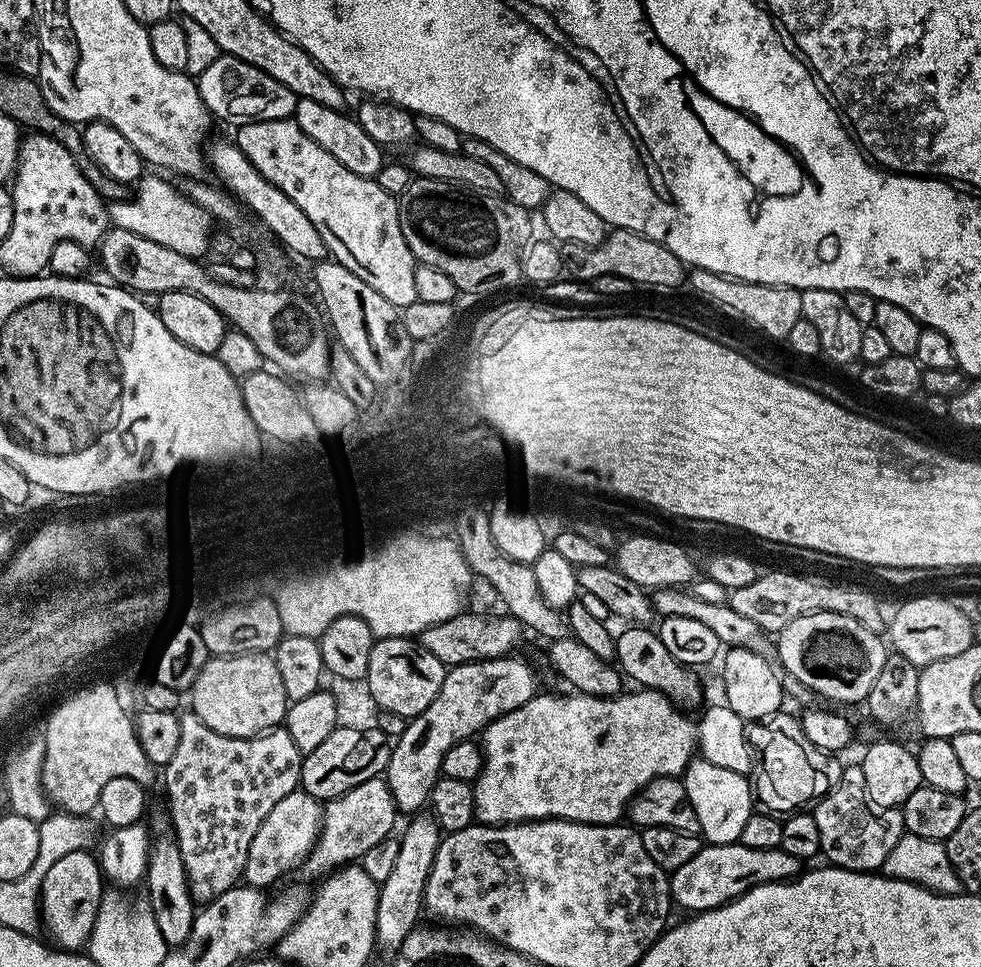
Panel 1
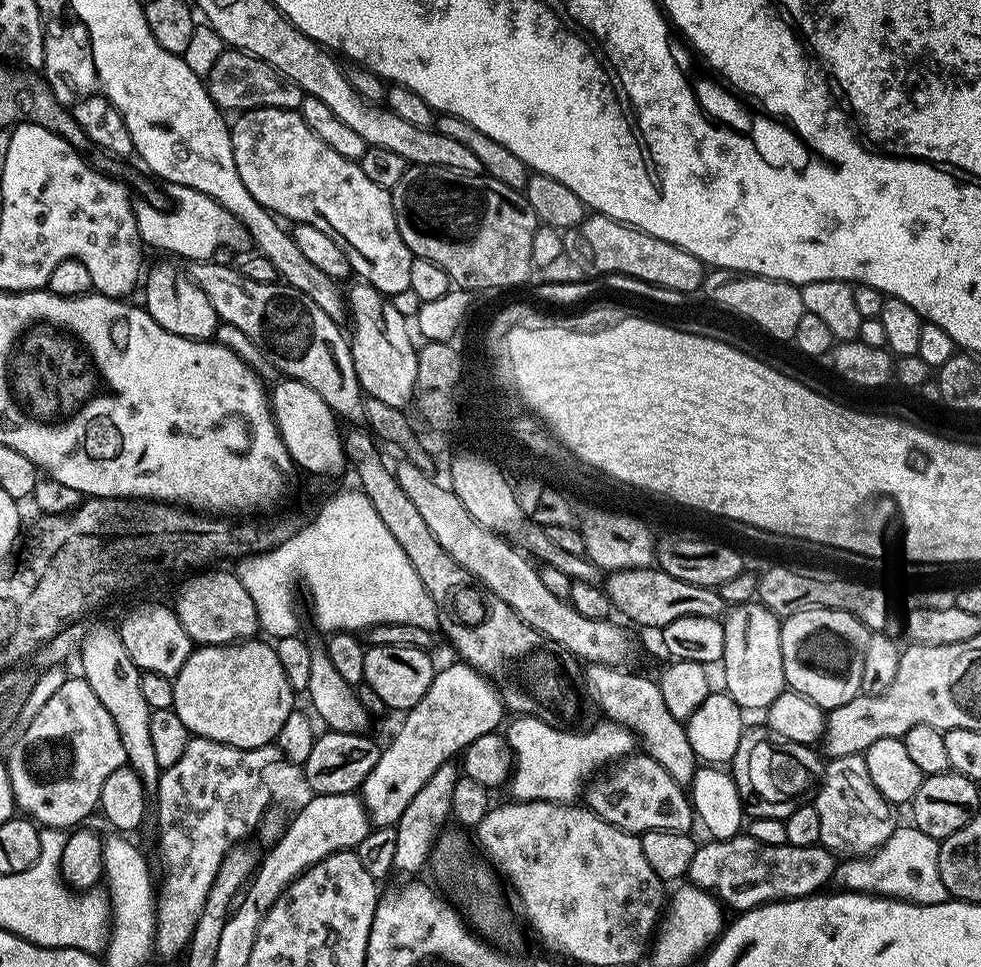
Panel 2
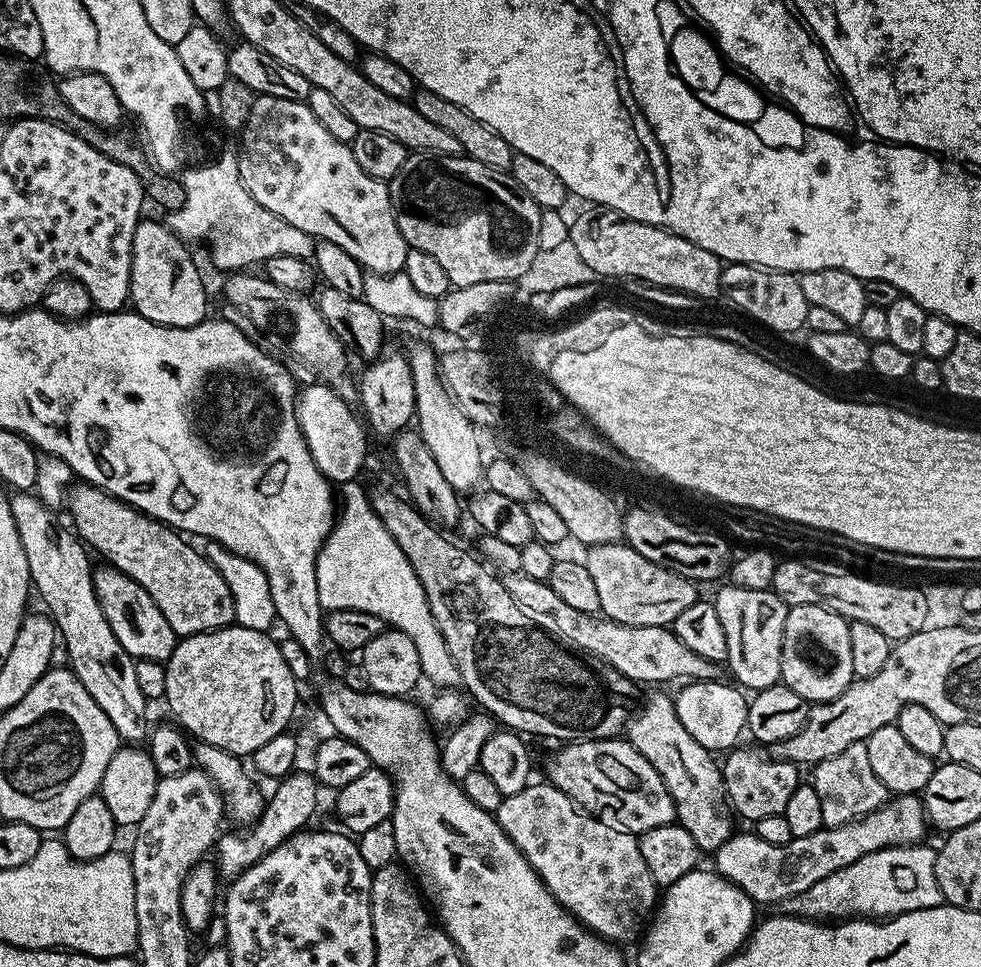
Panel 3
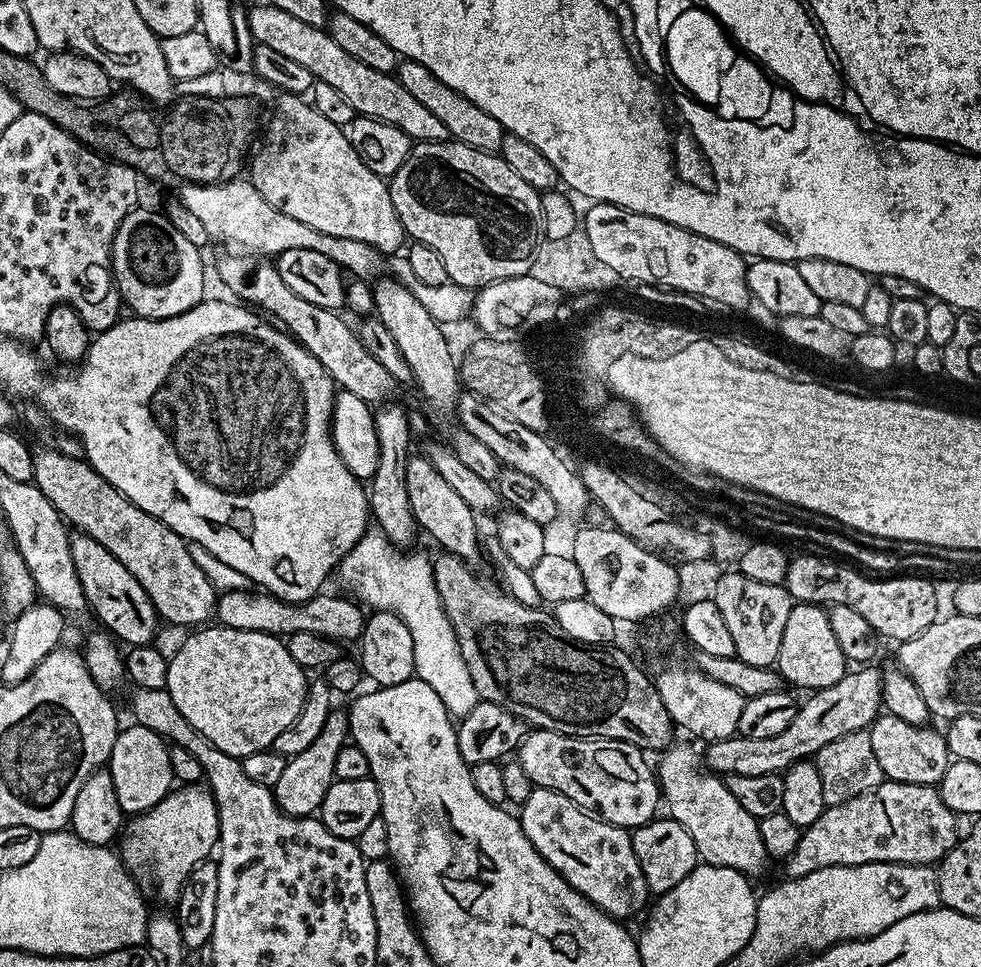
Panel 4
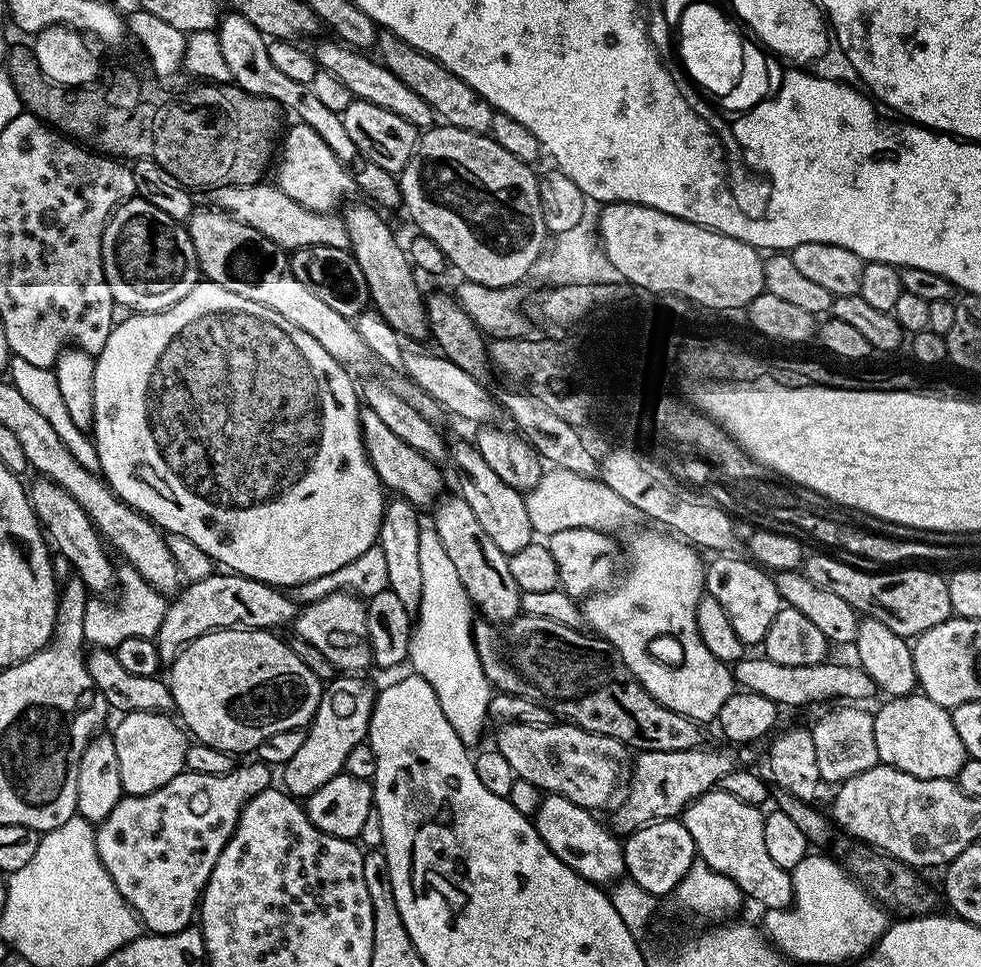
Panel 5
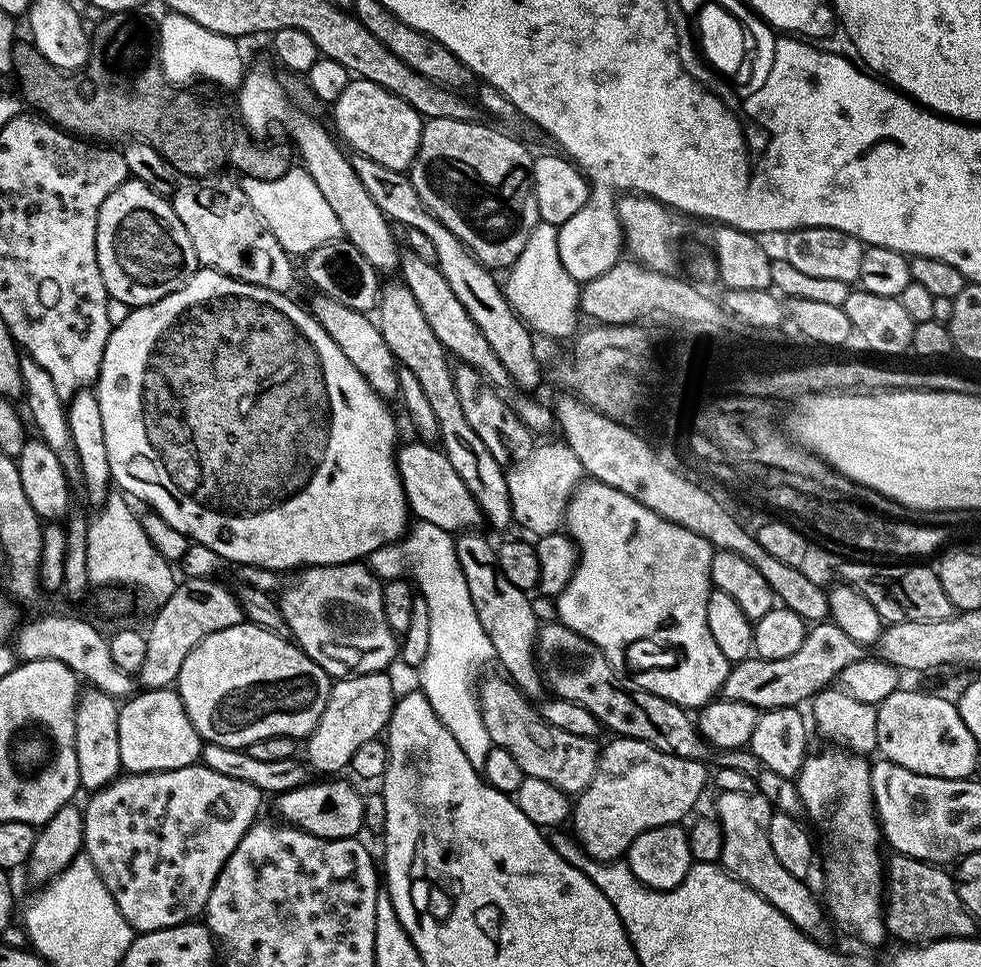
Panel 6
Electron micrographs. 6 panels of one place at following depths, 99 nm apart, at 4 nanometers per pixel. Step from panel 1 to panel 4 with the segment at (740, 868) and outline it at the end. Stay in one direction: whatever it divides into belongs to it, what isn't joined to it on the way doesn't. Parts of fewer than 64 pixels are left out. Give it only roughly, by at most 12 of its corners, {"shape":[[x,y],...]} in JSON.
{"shape":[[885,778],[824,813],[783,861],[935,865],[958,817],[930,784]]}

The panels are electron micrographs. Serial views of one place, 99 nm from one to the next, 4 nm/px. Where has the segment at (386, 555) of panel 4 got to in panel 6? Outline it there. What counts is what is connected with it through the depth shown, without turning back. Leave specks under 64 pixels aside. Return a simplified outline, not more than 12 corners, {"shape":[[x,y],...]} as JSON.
{"shape":[[411,531],[430,614],[418,688],[480,770],[494,746],[477,696],[492,643],[453,533]]}

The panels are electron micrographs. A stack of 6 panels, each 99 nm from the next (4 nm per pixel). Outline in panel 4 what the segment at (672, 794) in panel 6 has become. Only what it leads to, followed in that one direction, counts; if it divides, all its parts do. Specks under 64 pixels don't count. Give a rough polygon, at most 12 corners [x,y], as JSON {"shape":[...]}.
{"shape":[[872,666],[815,689],[774,738],[707,745],[725,777],[780,774],[826,742],[865,731],[882,708]]}

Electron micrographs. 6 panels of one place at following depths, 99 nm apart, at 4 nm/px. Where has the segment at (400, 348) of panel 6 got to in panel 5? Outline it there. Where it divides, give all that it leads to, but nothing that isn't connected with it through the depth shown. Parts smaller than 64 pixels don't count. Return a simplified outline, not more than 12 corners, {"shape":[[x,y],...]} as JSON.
{"shape":[[453,443],[459,496],[509,557],[533,543],[525,493]]}

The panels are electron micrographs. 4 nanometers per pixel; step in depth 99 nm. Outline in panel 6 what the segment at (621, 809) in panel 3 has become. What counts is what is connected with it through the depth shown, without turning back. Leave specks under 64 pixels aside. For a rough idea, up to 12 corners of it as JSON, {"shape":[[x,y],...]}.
{"shape":[[503,675],[478,684],[493,745],[525,776],[583,792],[597,741],[550,726]]}

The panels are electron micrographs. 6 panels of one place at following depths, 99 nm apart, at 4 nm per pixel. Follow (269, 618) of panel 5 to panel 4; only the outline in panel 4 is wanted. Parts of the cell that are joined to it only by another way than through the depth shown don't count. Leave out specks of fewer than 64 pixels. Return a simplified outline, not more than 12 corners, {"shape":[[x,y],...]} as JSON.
{"shape":[[263,590],[220,592],[225,628],[356,642],[365,609],[347,595],[291,604]]}

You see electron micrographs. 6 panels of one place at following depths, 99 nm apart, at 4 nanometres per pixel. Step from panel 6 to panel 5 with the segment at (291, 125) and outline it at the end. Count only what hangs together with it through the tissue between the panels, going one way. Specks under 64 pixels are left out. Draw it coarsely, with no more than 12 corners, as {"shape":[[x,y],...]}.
{"shape":[[345,207],[371,307],[401,337],[430,329],[405,245],[375,207]]}

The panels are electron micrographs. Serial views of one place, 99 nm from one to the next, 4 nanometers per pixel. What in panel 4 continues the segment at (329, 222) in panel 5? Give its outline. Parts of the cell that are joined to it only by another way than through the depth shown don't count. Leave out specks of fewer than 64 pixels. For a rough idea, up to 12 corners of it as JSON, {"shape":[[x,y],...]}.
{"shape":[[247,179],[185,183],[179,203],[213,241],[256,254],[318,250],[375,281],[381,253],[274,210]]}

